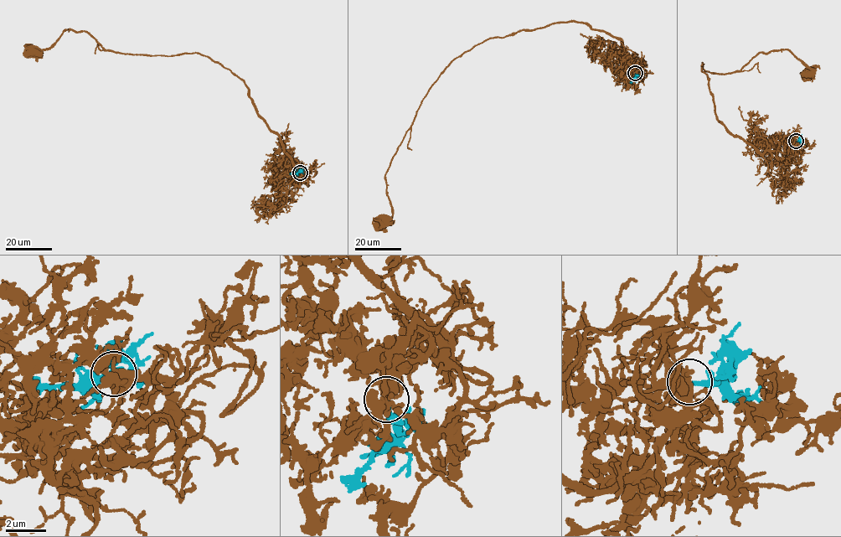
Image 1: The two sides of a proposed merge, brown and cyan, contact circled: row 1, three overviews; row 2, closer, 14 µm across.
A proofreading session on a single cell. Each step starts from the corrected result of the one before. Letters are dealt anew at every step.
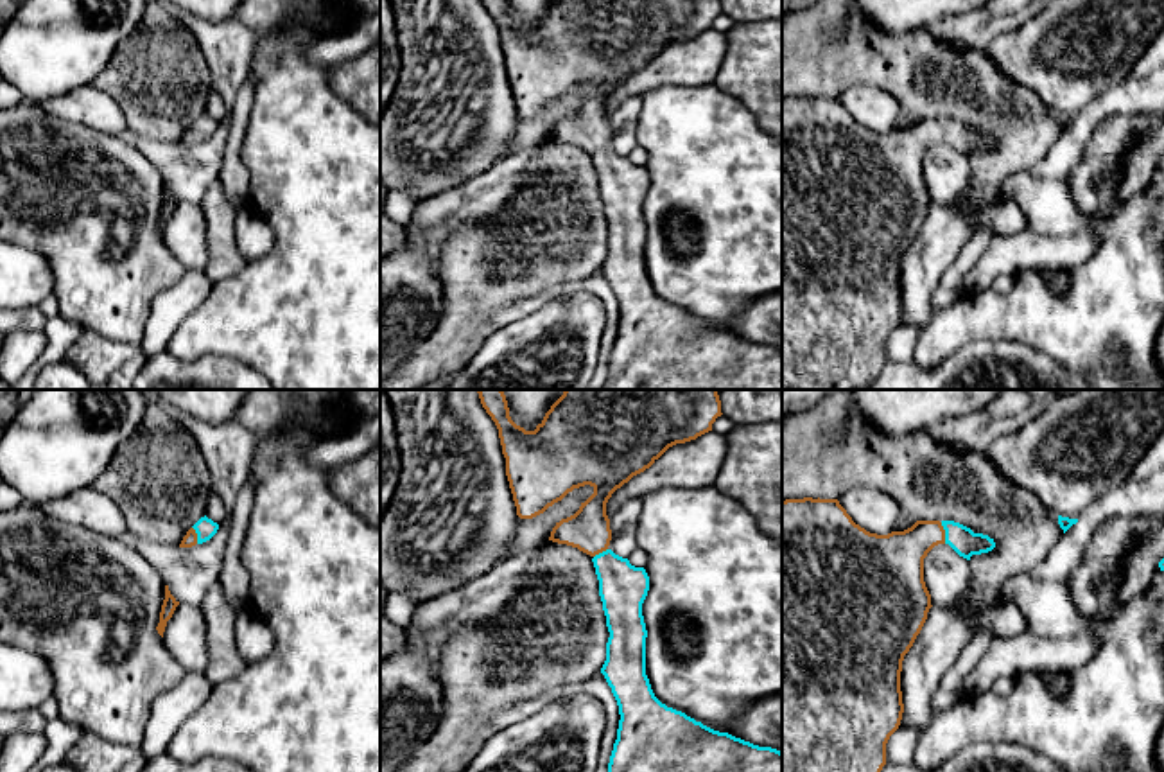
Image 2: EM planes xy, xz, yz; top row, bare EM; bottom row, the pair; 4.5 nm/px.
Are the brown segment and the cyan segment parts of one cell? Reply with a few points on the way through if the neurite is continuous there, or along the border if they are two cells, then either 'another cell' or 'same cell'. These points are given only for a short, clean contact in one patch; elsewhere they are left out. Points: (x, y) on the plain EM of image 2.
across yz (895, 158), (926, 131), (944, 131), (955, 131), (964, 139) | same cell

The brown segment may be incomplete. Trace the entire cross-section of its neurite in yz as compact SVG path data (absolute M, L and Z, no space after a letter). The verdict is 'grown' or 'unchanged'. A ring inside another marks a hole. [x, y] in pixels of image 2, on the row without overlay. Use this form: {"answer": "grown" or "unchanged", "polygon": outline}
{"answer": "grown", "polygon": "M804 95L782 99L782 390L863 390L879 375L886 363L886 341L899 327L904 311L900 289L902 259L933 205L924 180L924 156L938 142L949 142L967 158L995 145L994 136L988 133L974 131L954 118L916 118L904 129L877 133L856 122L838 97Z"}

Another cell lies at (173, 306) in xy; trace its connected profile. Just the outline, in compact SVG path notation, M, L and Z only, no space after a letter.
M187 271L178 284L154 296L140 352L145 357L165 352L170 336L206 300L212 285L204 271Z

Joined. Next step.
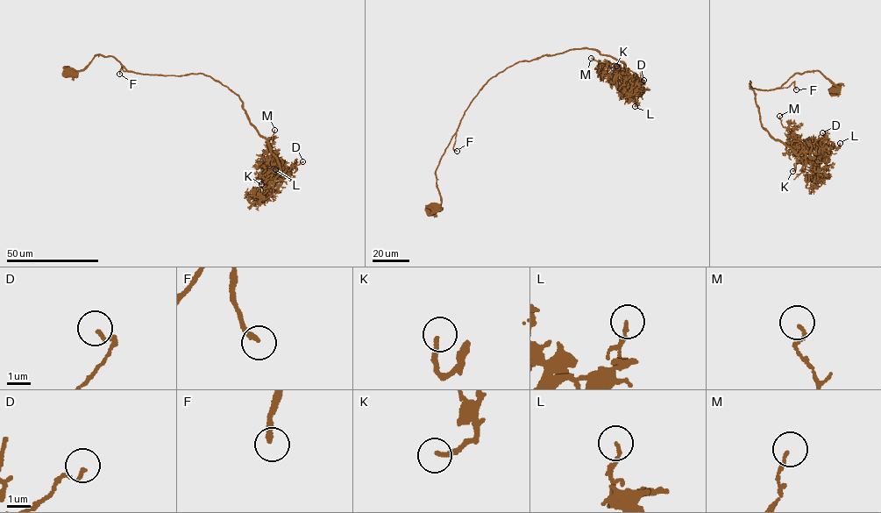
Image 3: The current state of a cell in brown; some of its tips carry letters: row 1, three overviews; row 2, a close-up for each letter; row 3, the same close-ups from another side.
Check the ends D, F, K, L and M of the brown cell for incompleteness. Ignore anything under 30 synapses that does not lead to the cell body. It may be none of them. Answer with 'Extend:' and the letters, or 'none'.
Extend: K

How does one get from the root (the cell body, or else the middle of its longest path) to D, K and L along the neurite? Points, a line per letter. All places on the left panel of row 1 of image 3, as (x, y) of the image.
D: (72, 72), (100, 54), (132, 72), (209, 75), (239, 96), (283, 177), (302, 161)
K: (72, 72), (100, 54), (132, 72), (217, 81), (239, 96), (276, 157), (278, 174), (261, 184)
L: (72, 72), (100, 54), (132, 72), (209, 75), (239, 96), (278, 173), (288, 174), (275, 169)

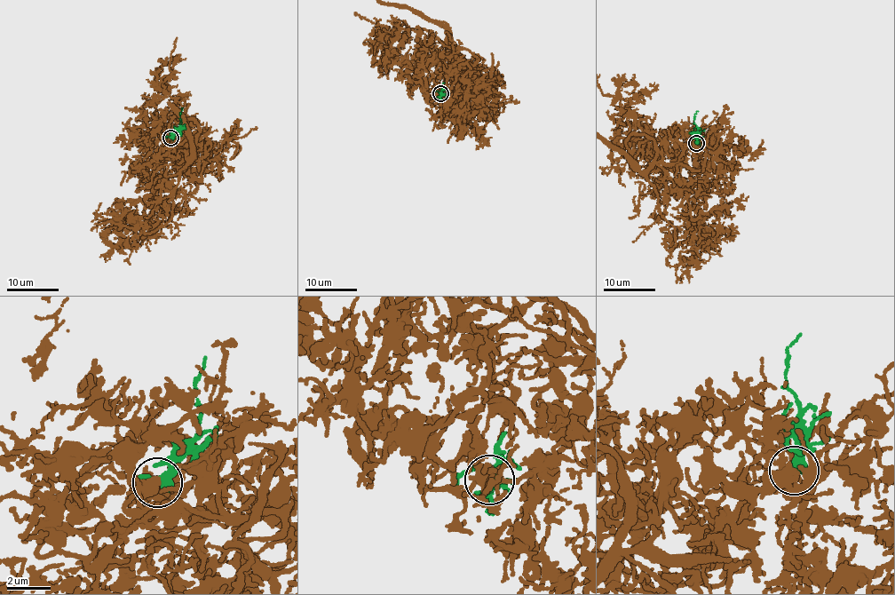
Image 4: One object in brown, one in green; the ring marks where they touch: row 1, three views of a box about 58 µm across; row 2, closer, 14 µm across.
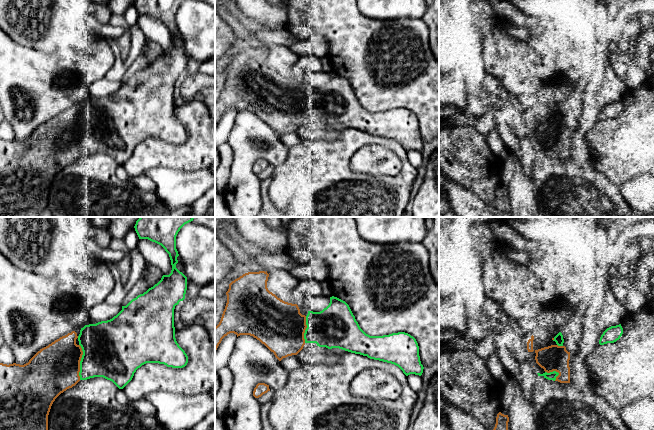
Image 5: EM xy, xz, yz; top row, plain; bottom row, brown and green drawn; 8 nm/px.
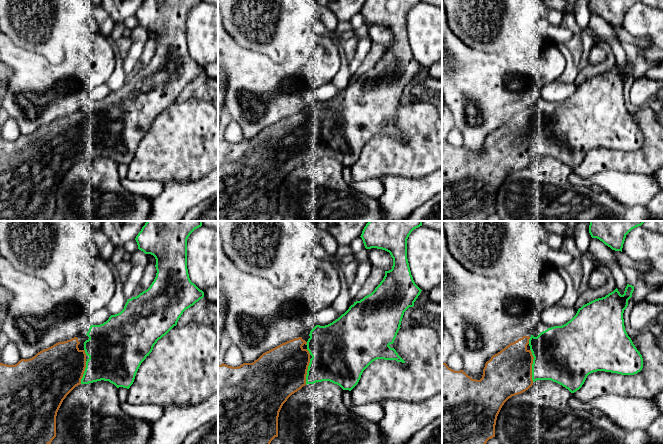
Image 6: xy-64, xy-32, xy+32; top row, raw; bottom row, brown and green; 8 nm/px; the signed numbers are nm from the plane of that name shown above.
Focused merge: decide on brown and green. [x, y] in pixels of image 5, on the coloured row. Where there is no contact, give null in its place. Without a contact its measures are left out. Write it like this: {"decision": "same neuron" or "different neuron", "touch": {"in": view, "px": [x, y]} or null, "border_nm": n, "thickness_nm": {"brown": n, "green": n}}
{"decision": "same neuron", "touch": {"in": "xy", "px": [79, 362]}, "border_nm": 280, "thickness_nm": {"brown": 380, "green": 420}}

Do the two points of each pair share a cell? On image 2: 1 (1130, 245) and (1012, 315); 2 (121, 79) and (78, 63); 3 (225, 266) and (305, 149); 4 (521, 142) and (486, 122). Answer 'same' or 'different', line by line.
1: same
2: different
3: different
4: different

